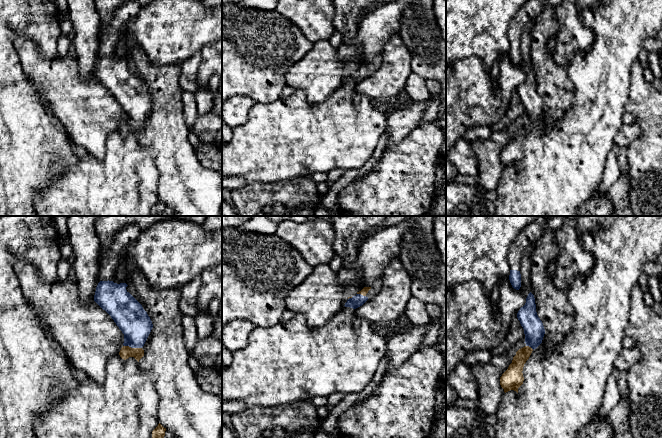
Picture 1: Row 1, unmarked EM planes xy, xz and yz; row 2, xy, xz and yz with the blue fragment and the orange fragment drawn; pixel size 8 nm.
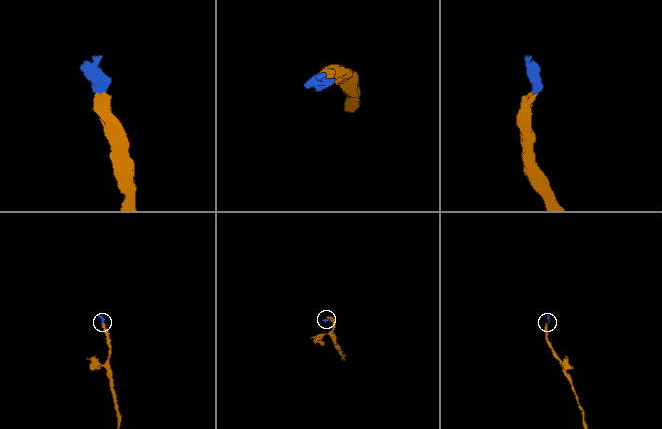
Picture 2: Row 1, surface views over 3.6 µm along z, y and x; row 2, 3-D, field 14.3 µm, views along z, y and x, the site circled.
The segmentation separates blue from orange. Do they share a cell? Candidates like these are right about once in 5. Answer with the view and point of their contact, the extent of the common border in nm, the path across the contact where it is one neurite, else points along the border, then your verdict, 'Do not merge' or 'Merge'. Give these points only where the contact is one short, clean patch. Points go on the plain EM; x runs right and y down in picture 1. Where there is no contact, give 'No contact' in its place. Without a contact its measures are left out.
Touches blue at xy (133, 123). Shared border 150 nm. Path across: xy (134, 98), (133, 123), (126, 127). Merge

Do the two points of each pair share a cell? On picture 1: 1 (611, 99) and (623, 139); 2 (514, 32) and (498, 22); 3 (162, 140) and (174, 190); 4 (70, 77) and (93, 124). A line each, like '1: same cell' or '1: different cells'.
1: different cells
2: different cells
3: same cell
4: same cell

